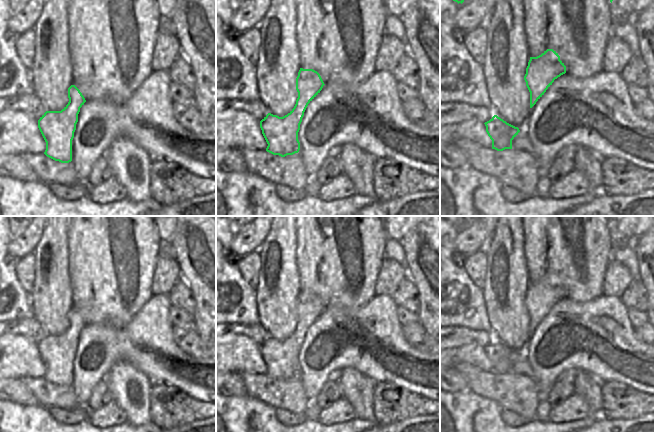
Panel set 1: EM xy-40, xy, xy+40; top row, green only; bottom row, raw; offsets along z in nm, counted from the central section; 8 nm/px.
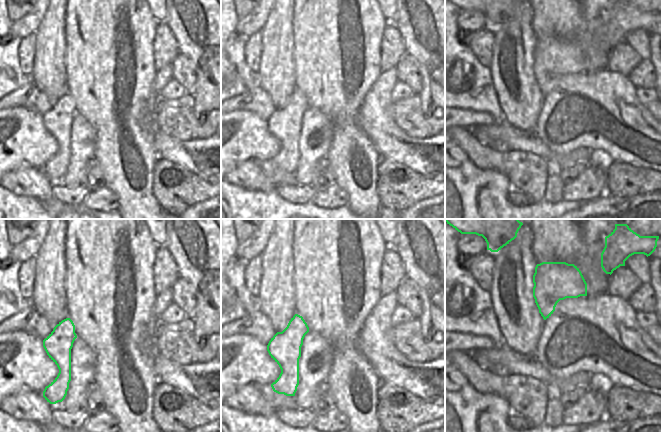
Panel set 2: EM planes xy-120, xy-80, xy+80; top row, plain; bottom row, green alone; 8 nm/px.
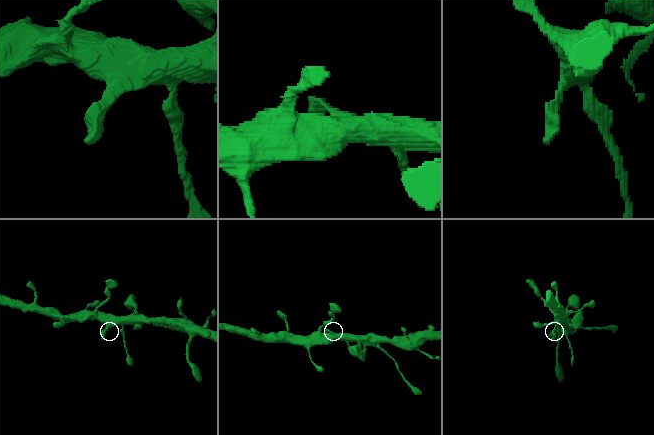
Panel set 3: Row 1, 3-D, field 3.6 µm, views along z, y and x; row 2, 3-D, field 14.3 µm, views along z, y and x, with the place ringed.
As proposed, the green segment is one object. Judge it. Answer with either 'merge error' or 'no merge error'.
no merge error

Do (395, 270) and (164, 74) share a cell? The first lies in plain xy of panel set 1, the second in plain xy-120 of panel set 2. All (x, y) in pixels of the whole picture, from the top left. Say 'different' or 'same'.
different

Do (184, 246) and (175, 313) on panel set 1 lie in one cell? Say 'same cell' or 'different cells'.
different cells

